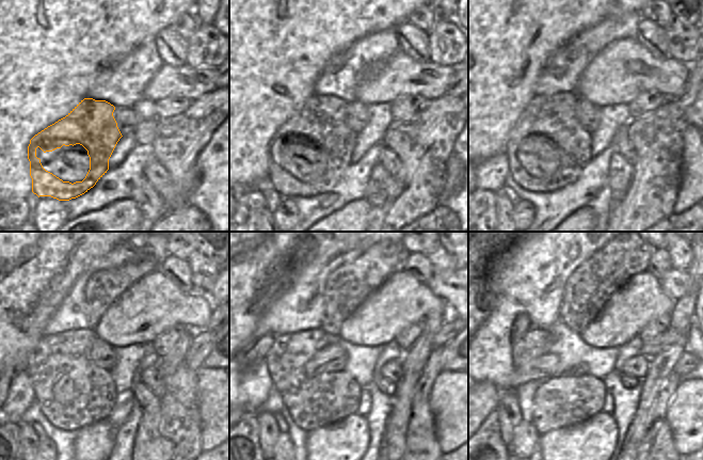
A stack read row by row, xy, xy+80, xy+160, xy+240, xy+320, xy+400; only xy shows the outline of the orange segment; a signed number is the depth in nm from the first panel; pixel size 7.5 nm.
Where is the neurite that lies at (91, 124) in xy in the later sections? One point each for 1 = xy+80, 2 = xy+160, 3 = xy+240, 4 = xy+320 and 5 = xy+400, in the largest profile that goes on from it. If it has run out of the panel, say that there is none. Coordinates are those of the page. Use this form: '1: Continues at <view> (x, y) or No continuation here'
1: Continues at xy+80 (322, 120)
2: Continues at xy+160 (554, 115)
3: Continues at xy+240 (95, 396)
4: Continues at xy+320 (314, 401)
5: Continues at xy+400 (560, 401)

